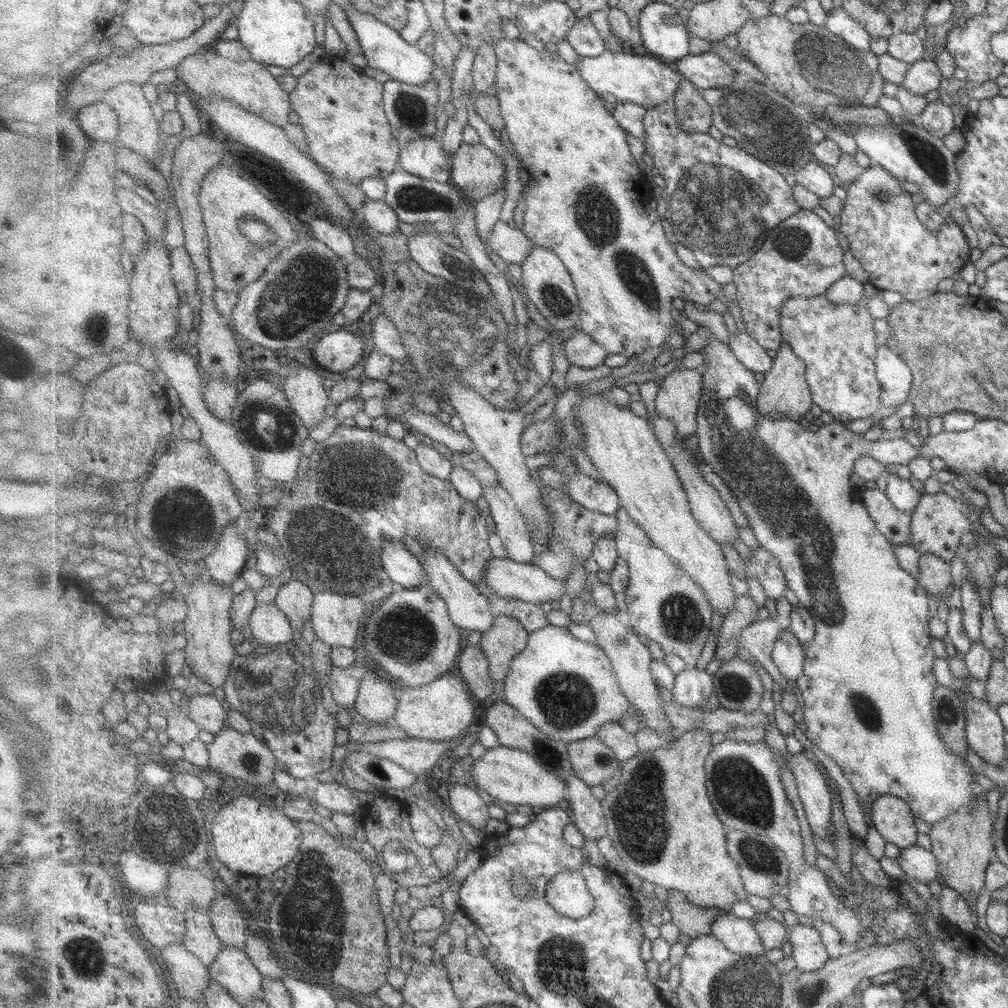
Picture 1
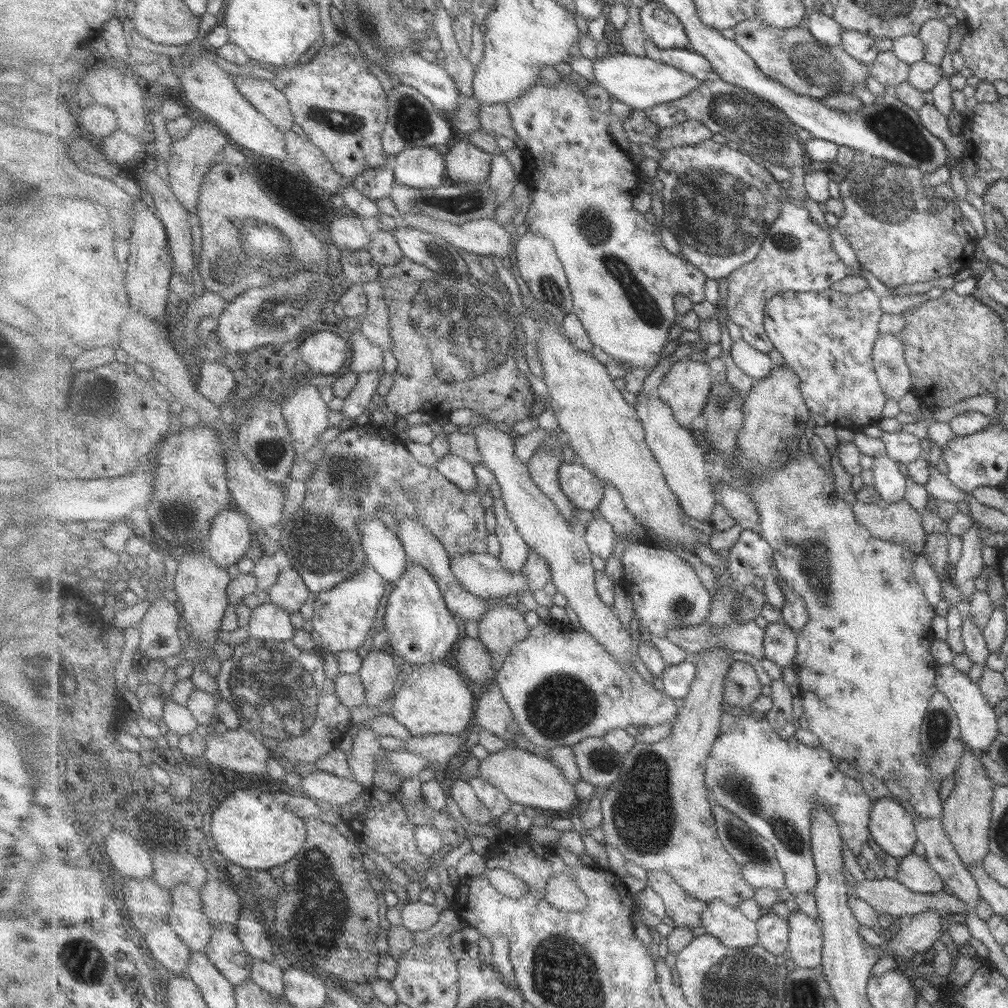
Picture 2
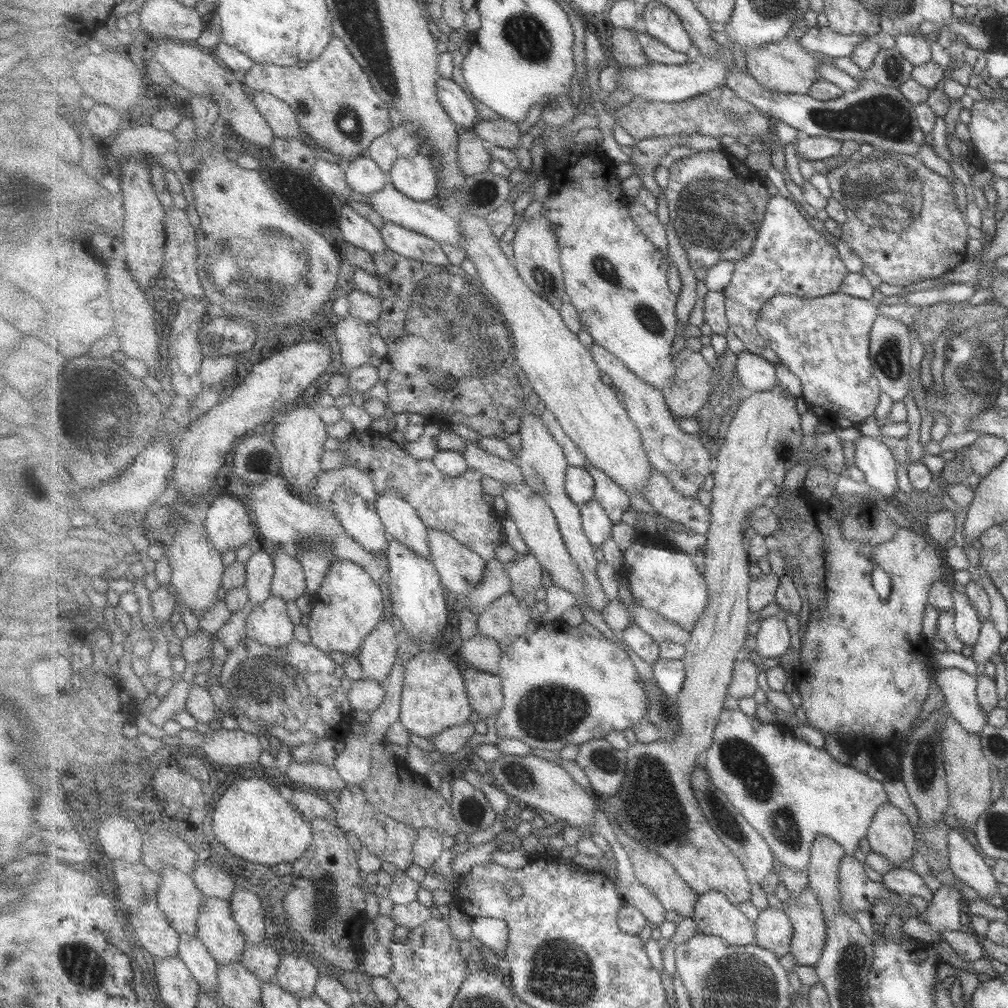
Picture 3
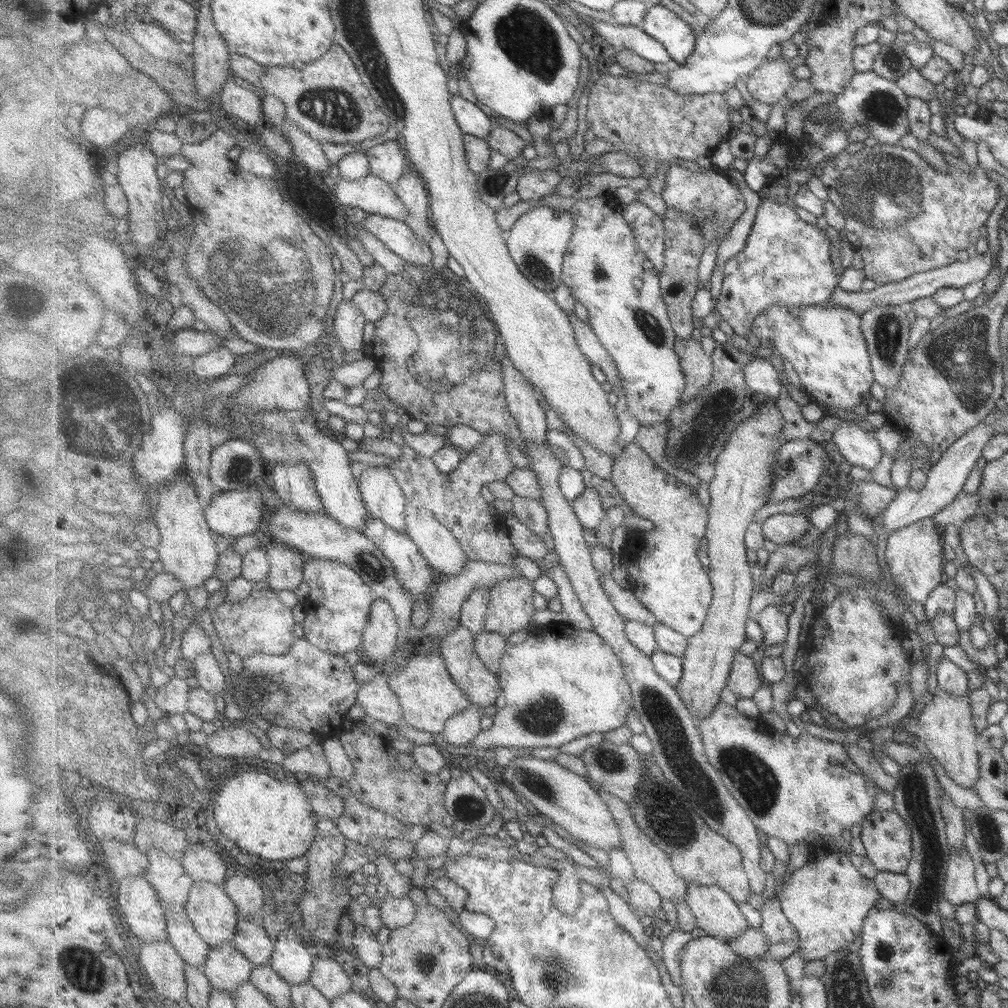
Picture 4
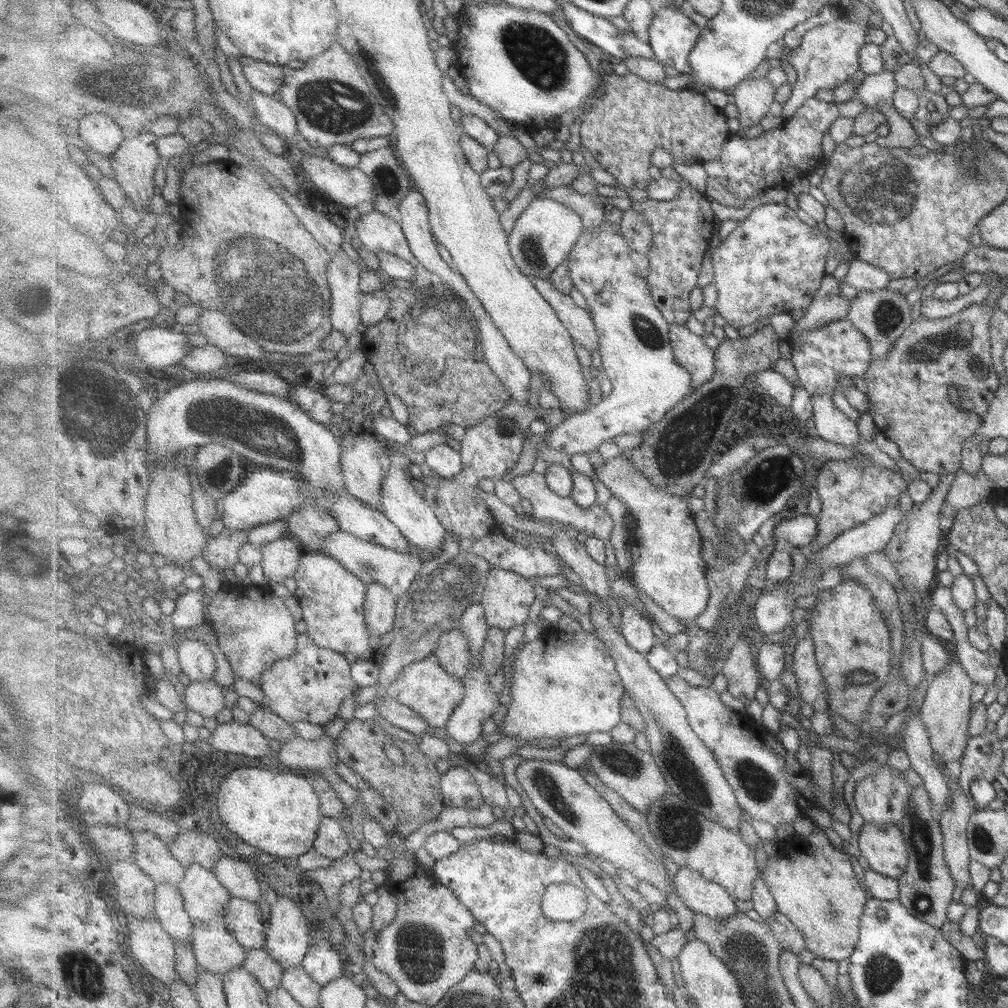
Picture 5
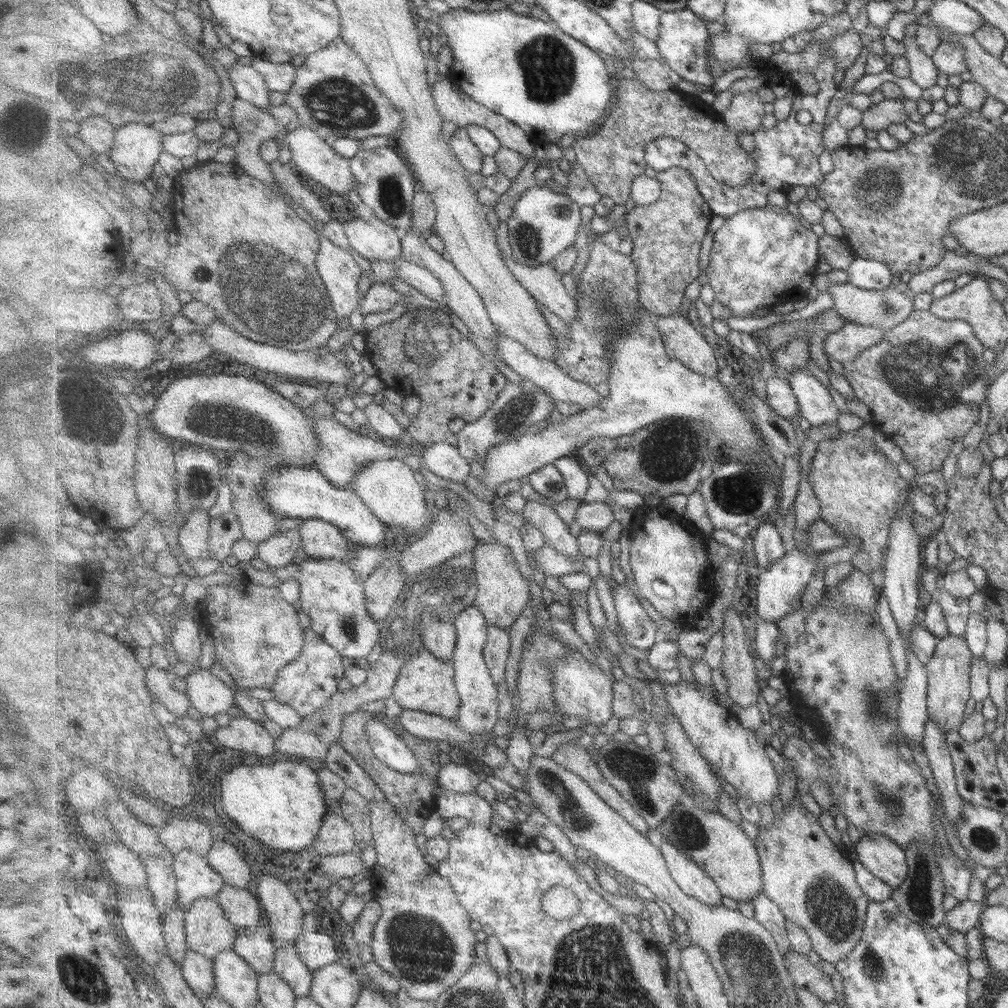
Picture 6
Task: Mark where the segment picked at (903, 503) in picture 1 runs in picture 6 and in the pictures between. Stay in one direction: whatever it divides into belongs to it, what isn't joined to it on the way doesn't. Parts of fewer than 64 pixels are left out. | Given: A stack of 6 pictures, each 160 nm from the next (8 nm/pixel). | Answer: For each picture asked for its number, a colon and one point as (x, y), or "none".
2: (891, 483)
3: (874, 458)
4: (859, 448)
5: (830, 423)
6: (817, 407)

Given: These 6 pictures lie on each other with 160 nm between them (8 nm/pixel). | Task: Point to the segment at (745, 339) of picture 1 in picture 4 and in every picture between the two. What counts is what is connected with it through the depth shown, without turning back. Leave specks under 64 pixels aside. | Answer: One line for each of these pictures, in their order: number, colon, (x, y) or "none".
2: (757, 365)
3: (757, 374)
4: (762, 377)

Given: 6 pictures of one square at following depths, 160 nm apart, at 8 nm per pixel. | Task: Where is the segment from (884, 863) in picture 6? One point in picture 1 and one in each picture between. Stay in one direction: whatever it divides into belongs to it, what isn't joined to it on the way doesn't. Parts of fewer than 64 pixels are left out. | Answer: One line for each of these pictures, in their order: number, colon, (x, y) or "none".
1: (893, 819)
2: (892, 828)
3: (891, 835)
4: (887, 838)
5: (885, 848)

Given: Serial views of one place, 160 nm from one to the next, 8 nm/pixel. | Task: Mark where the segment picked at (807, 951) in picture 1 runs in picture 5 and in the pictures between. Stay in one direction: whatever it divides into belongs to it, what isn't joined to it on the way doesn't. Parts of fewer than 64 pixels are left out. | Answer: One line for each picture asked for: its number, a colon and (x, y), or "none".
2: (805, 949)
3: (806, 914)
4: (828, 901)
5: (814, 884)

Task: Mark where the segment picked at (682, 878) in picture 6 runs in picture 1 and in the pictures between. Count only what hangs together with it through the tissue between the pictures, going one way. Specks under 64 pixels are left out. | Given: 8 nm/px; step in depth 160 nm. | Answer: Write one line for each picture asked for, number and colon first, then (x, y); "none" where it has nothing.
1: (741, 936)
2: (728, 924)
3: (716, 915)
4: (718, 914)
5: (702, 896)

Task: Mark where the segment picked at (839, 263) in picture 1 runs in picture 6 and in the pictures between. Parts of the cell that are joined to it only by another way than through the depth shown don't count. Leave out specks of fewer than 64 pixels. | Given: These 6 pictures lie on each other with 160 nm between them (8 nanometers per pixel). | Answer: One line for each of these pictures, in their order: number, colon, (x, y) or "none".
2: (798, 255)
3: (790, 257)
4: (786, 261)
5: (772, 263)
6: (763, 257)

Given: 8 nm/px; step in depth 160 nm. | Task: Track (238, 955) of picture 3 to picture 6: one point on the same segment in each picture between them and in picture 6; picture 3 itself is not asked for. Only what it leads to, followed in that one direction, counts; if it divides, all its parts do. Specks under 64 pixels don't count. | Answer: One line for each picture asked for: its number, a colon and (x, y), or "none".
4: (215, 916)
5: (205, 898)
6: (197, 879)

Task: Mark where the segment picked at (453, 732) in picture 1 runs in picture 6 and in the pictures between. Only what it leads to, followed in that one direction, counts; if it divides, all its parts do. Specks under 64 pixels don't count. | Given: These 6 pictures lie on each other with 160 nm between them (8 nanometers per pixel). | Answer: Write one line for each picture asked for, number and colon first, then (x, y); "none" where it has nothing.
2: (434, 698)
3: (434, 698)
4: (429, 695)
5: (425, 686)
6: (427, 684)

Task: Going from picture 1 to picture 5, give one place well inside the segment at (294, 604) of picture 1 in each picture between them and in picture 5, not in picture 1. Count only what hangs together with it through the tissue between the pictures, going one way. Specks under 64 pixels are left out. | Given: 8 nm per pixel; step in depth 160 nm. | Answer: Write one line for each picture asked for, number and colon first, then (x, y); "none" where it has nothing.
2: (290, 591)
3: (289, 583)
4: (287, 571)
5: (281, 559)

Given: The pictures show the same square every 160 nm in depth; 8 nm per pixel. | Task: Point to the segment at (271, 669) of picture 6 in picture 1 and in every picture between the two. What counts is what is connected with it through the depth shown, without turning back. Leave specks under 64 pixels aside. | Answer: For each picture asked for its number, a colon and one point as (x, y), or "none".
1: (269, 624)
2: (269, 622)
3: (269, 623)
4: (261, 624)
5: (255, 628)

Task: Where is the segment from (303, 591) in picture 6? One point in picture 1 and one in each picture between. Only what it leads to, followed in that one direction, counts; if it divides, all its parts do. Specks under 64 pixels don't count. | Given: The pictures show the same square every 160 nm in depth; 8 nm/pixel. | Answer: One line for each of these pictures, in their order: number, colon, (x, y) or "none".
1: (336, 620)
2: (342, 619)
3: (351, 603)
4: (343, 601)
5: (333, 600)

